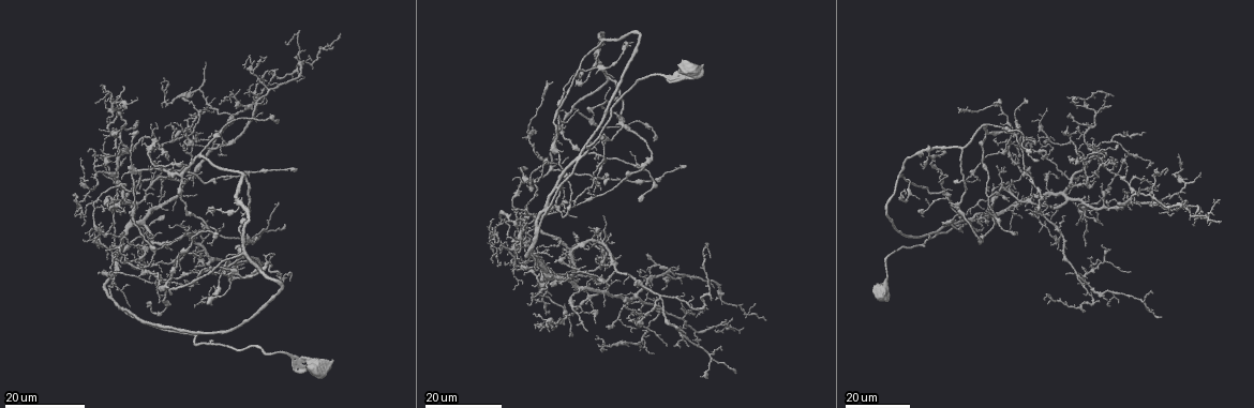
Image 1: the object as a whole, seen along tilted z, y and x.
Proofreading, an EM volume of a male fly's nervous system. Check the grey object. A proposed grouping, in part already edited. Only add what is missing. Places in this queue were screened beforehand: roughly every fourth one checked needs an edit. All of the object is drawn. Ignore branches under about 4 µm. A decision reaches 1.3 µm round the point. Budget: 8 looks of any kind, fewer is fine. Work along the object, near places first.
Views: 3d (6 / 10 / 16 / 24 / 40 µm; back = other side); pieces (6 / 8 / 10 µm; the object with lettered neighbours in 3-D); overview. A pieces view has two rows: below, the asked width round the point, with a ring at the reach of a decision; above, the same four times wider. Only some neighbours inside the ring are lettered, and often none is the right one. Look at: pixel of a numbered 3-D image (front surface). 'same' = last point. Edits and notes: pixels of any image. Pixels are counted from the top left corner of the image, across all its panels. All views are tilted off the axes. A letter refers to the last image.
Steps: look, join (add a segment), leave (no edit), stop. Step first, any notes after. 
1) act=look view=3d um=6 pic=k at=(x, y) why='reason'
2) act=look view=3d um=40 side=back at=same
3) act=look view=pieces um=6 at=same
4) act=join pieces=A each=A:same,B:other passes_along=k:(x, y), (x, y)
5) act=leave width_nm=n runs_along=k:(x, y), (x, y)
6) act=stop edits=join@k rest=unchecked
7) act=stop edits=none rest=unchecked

act=look view=3d um=16 pic=1 at=(586, 332) why='thin end'

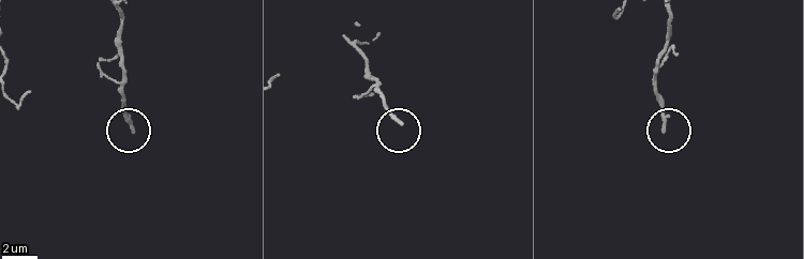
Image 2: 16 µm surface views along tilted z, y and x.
act=look view=pieces um=10 pic=2 at=(402, 123) why='see the neighbours'

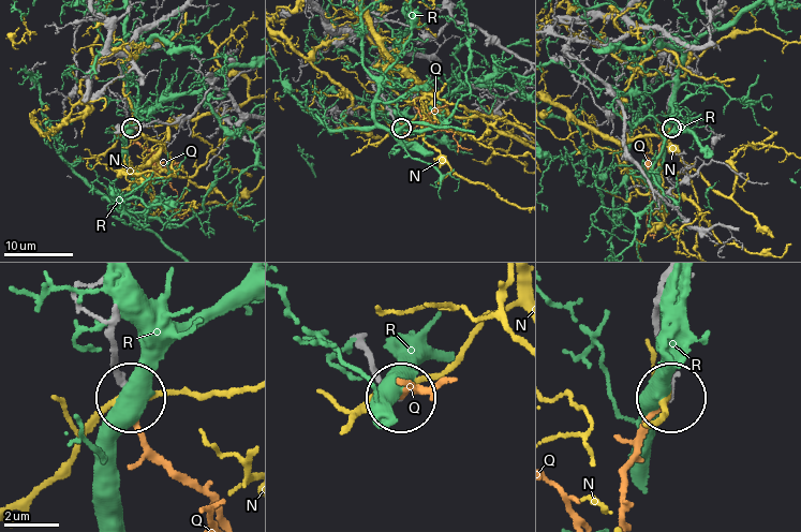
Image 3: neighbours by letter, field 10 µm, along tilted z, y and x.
act=join pieces=Q each=N:other,Q:same,R:other passes_along=3:(110, 344), (134, 424), (217, 512) found='the cell continues'

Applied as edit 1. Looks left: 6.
act=look view=3d um=24 pic=1 at=(683, 167) why='end of a long branch'

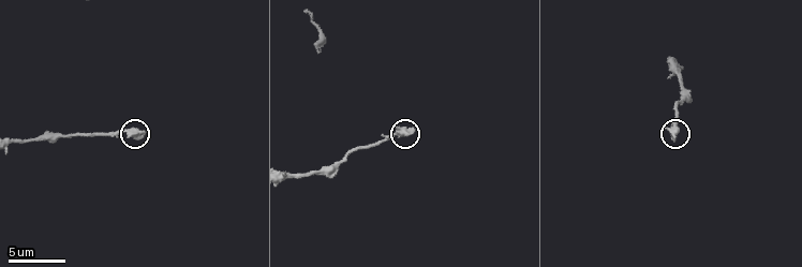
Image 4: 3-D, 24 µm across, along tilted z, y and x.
act=look view=pieces um=10 pic=4 at=(144, 134)

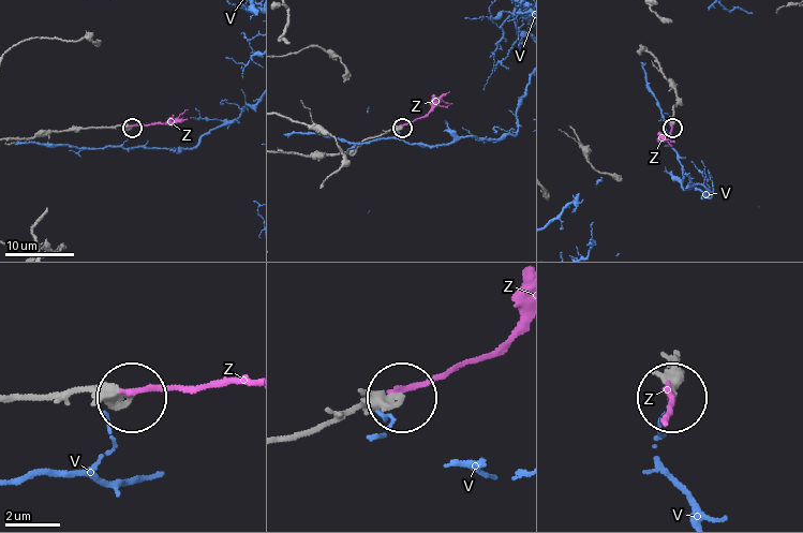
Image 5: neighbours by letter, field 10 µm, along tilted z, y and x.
act=leave each=V:other,Z:other runs_along=5:(284, 443), (402, 398) found='no lettered segment goes on from it'

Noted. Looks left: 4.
act=look view=3d um=24 pic=1 at=(234, 248) why='long arm stops here'

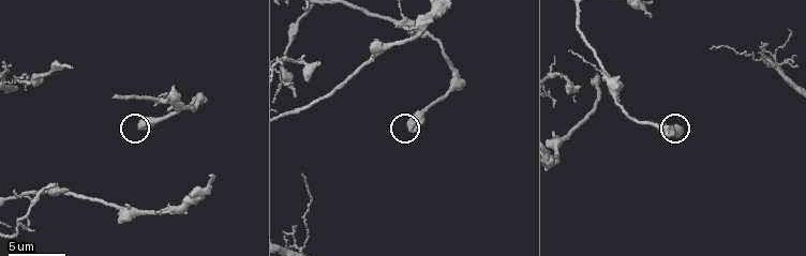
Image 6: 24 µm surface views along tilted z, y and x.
act=look view=pieces um=6 pic=6 at=(411, 131)

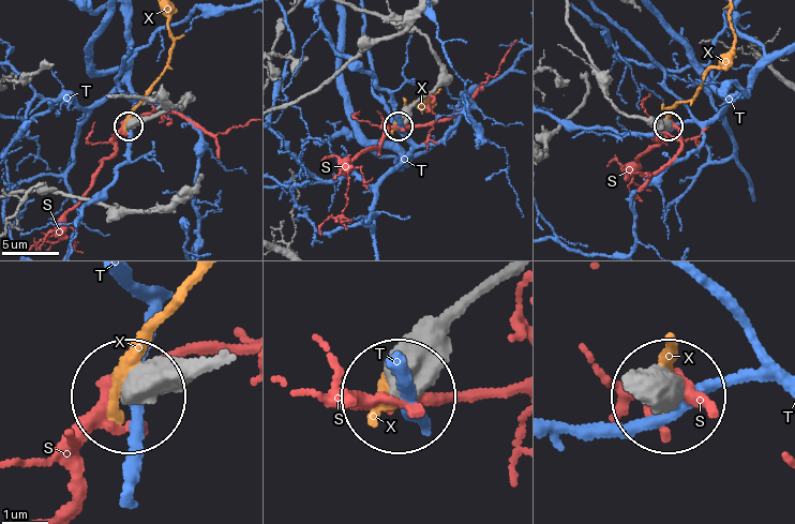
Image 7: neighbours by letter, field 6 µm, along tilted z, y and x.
act=leave each=S:other,T:other,X:other found='none of them fits'

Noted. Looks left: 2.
act=look view=3d um=10 pic=4 at=(317, 51) why='branch stops here'

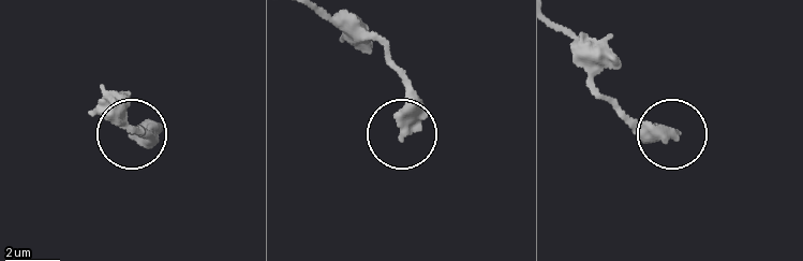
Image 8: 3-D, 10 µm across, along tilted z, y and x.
act=look view=pieces um=8 pic=8 at=(676, 133)

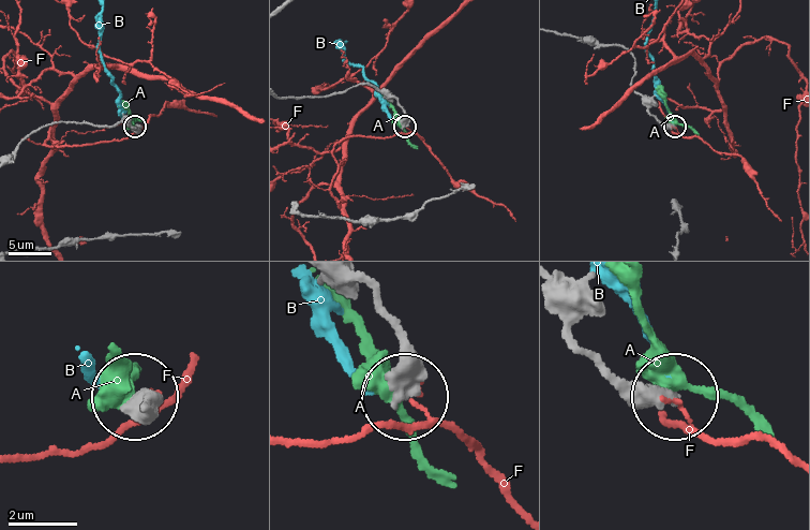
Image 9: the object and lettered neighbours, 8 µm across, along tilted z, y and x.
act=leave each=A:other,B:other,F:other found='no lettered segment goes on from it'

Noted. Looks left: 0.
act=stop edits=join@3 rest=unchecked

